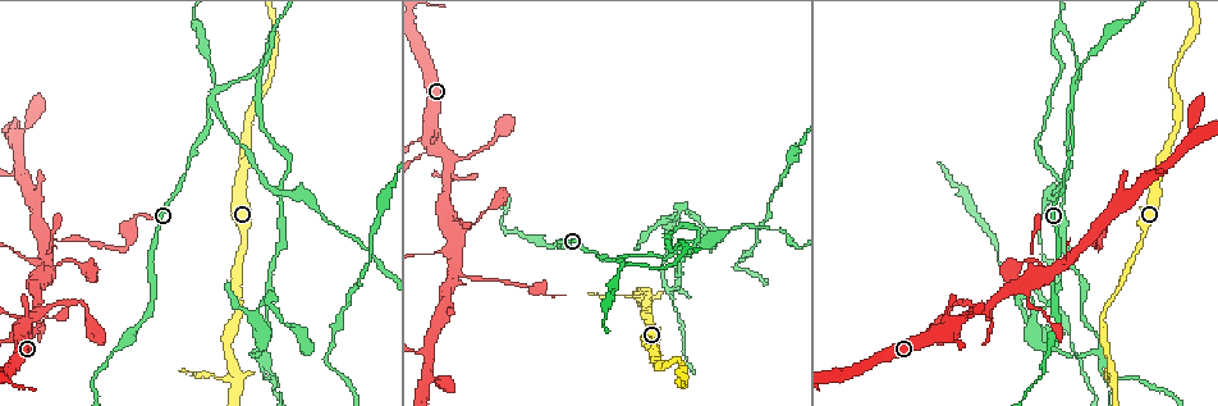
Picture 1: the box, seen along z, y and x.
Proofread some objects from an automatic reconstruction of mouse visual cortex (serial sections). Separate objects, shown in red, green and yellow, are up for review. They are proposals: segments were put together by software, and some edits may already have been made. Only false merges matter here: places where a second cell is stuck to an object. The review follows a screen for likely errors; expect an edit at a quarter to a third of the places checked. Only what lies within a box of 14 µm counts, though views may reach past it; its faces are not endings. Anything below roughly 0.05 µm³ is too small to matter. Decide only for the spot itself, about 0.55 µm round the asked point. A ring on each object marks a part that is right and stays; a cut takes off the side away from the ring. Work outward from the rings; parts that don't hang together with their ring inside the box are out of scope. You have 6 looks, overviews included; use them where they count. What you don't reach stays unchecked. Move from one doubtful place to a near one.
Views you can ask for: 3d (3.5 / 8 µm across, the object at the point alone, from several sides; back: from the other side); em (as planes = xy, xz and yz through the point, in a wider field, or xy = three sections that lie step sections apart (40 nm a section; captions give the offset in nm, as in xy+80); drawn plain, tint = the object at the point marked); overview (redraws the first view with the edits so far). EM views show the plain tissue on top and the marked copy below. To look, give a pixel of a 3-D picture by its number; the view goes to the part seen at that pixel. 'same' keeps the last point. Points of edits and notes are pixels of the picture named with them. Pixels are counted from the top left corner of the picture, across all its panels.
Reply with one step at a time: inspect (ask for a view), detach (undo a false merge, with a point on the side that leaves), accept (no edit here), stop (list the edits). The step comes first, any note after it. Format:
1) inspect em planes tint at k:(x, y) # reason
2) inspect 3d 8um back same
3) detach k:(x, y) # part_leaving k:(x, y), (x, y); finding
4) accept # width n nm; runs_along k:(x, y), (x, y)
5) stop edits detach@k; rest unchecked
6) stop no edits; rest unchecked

inspect 3d 3.5um back at 1:(47, 242) # two arms in line, one across

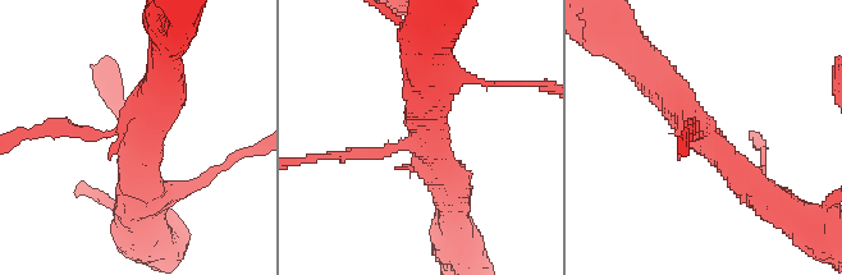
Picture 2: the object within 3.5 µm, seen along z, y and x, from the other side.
inspect em xy step 2 tint at 2:(141, 134) # arms 3; arm_widths 150, 400, 400 nm

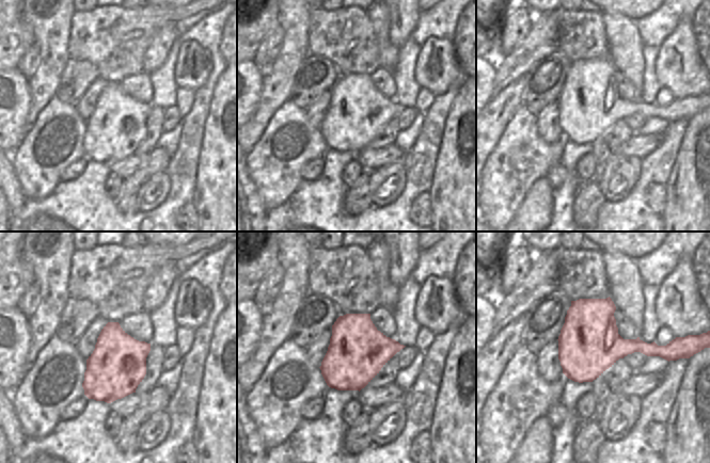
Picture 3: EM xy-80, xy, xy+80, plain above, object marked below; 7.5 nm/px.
detach 2:(72, 133) # two cells meet here

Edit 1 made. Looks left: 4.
inspect 3d 3.5um at 1:(1072, 116) # arms part here

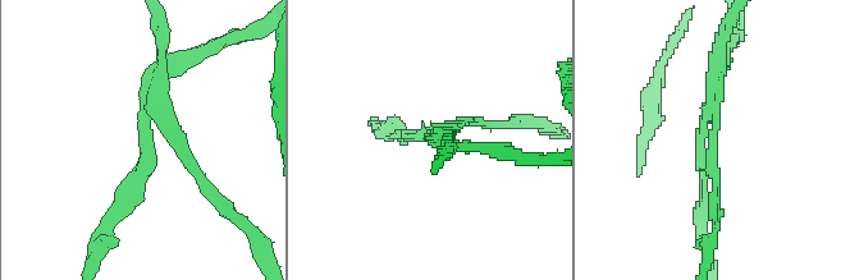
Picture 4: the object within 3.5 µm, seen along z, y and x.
inspect em xy step 5 tint at 4:(713, 148) # arms 3; arm_widths 150, 150, 200 nm

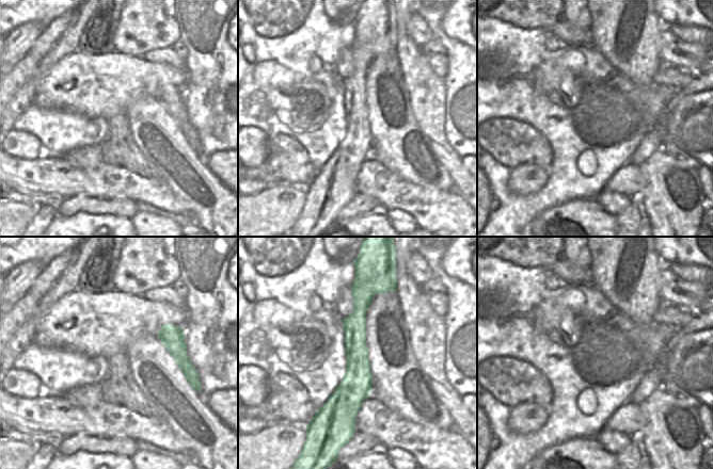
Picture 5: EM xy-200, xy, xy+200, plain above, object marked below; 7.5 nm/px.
detach 4:(186, 160) # a second cell is stuck on

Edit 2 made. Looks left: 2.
stop edits detach@2, detach@4; rest unchecked

